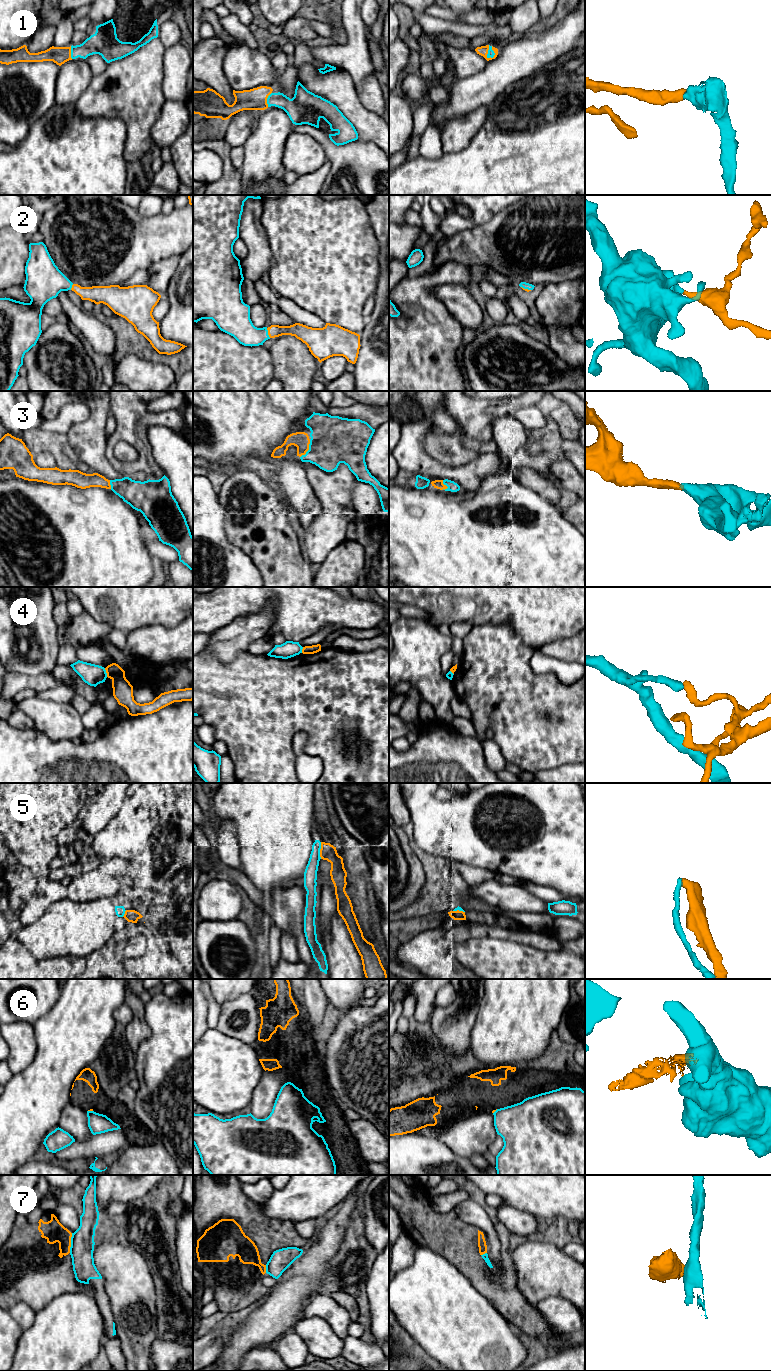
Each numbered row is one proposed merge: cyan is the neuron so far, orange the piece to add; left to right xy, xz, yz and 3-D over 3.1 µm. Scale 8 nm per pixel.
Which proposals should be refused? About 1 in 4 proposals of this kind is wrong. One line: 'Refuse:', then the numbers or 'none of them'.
Refuse: 4, 5, 6, 7

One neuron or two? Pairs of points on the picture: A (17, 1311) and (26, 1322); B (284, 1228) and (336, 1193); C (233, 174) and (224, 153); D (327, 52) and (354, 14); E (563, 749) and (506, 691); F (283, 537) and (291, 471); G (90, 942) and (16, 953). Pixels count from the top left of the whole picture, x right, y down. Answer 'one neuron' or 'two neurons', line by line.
A: one neuron
B: two neurons
C: one neuron
D: one neuron
E: one neuron
F: two neurons
G: two neurons

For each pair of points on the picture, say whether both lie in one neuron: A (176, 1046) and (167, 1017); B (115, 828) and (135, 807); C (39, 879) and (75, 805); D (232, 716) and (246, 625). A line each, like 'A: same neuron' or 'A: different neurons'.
A: same neuron
B: same neuron
C: same neuron
D: different neurons

